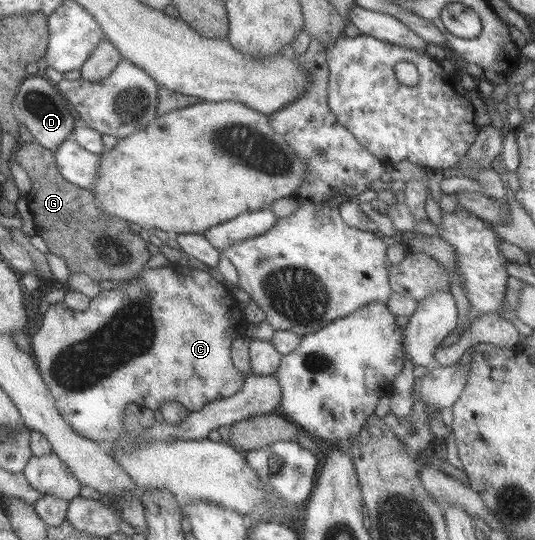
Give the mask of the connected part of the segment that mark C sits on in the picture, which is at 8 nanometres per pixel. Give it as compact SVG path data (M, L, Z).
M181 264L157 269L146 267L137 279L125 281L125 285L122 288L102 290L98 297L91 299L90 307L86 311L74 311L63 301L50 305L47 311L42 314L40 329L38 328L37 331L30 334L29 340L32 342L31 349L37 362L37 368L54 396L56 409L59 409L60 415L64 417L78 435L96 442L112 441L126 432L124 416L129 404L138 403L155 412L161 411L165 403L177 401L186 409L189 409L190 412L193 412L202 409L203 406L208 405L211 401L222 399L241 391L246 377L233 364L230 345L233 344L236 337L242 337L242 329L245 331L250 324L245 319L242 306L235 299L228 284L218 282L206 271L192 269Z

